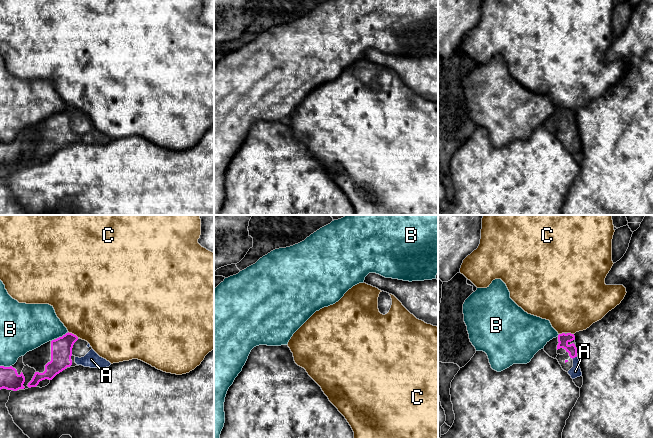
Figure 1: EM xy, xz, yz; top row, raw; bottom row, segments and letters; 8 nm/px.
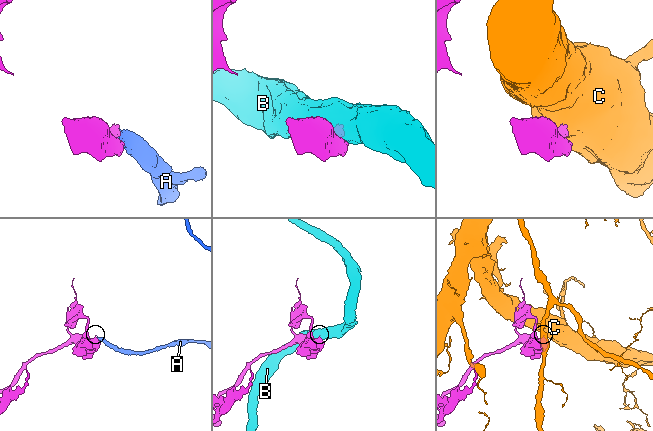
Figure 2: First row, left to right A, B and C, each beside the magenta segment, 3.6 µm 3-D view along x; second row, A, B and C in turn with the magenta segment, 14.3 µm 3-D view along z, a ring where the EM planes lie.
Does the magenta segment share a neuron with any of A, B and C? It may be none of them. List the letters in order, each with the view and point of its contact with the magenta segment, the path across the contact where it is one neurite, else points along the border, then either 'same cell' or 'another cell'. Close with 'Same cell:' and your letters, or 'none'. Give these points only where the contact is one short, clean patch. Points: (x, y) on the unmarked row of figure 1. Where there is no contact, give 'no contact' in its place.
A: contact yz (574, 133); way yz (563, 115), (563, 119), (574, 133), (575, 147); same cell
B: contact xy (62, 112); another cell
C: contact xy (73, 110); another cell
Same cell: A

